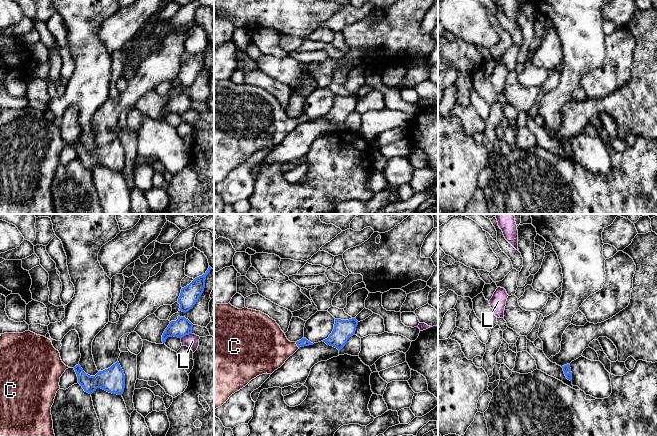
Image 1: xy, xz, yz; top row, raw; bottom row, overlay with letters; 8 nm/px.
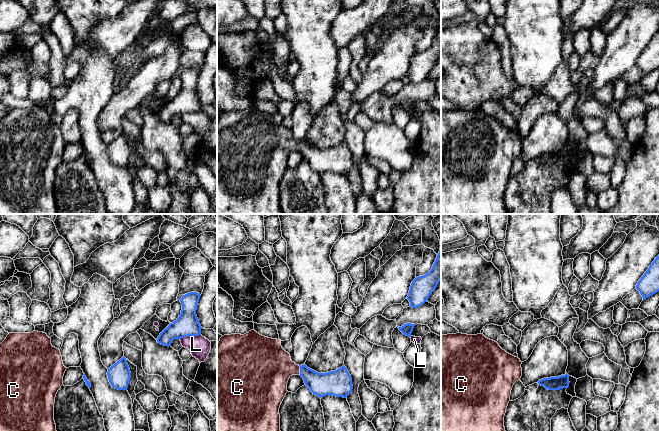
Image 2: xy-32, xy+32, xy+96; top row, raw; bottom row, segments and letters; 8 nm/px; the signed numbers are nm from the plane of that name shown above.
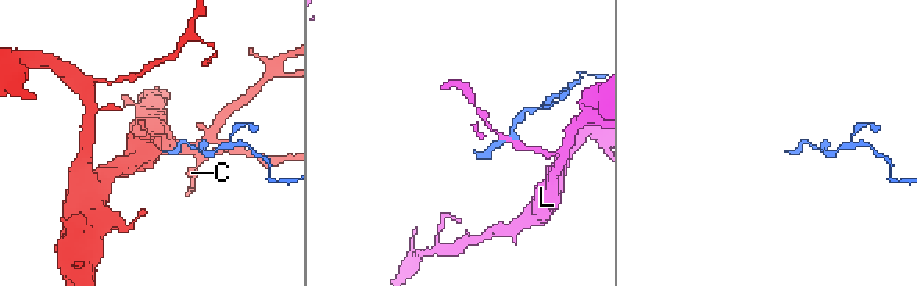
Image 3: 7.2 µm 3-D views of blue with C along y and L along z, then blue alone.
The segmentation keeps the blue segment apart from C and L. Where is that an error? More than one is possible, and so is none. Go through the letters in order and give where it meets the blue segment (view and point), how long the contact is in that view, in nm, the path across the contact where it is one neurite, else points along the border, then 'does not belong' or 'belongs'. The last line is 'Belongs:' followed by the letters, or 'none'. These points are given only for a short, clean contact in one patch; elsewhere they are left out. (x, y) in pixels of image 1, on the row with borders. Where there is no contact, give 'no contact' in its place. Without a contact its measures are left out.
C: xz (297, 345) | 60 nm | across xz (303, 342), (297, 345), (290, 348), (266, 348) | belongs
L: xy (186, 334) | 100 nm | does not belong
Belongs: C

